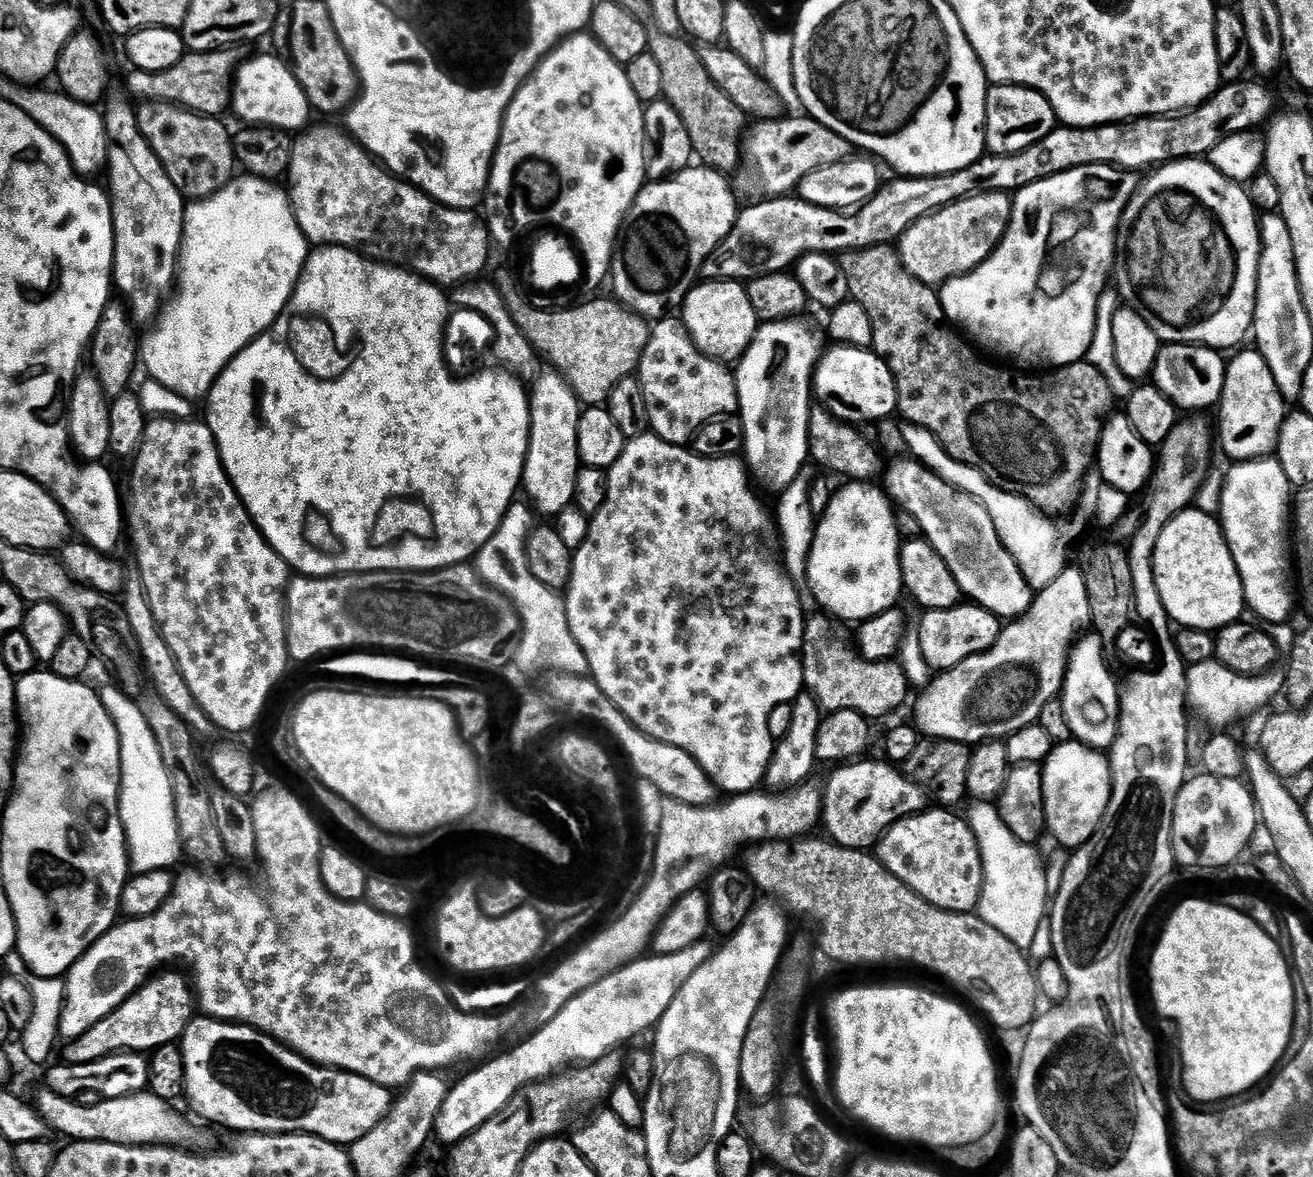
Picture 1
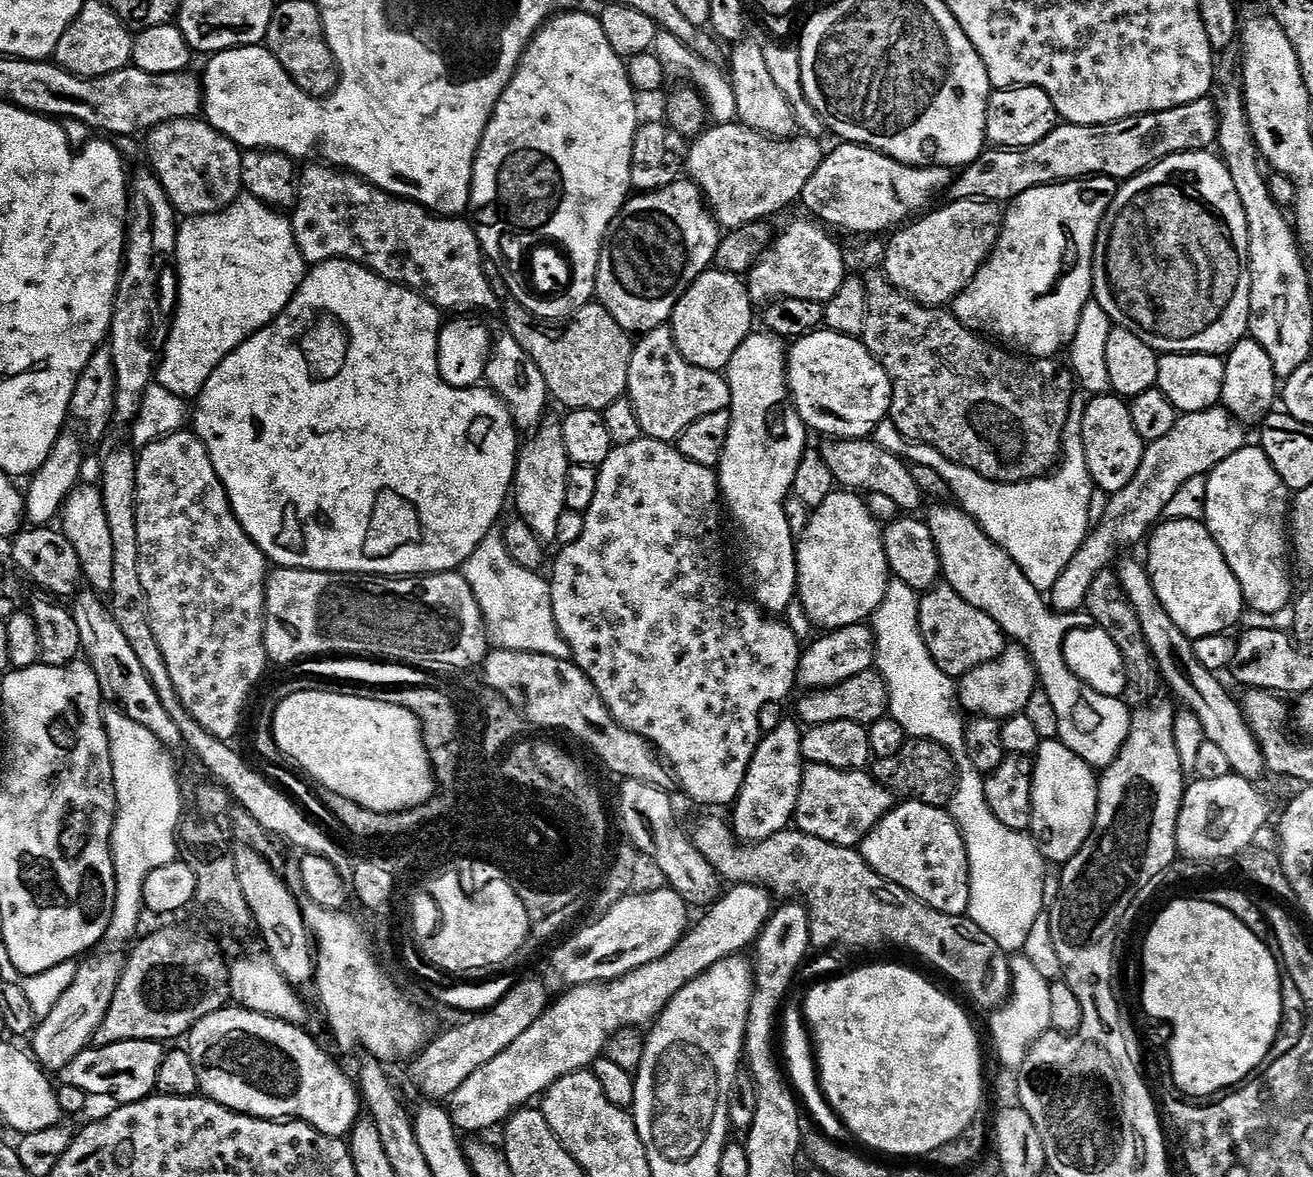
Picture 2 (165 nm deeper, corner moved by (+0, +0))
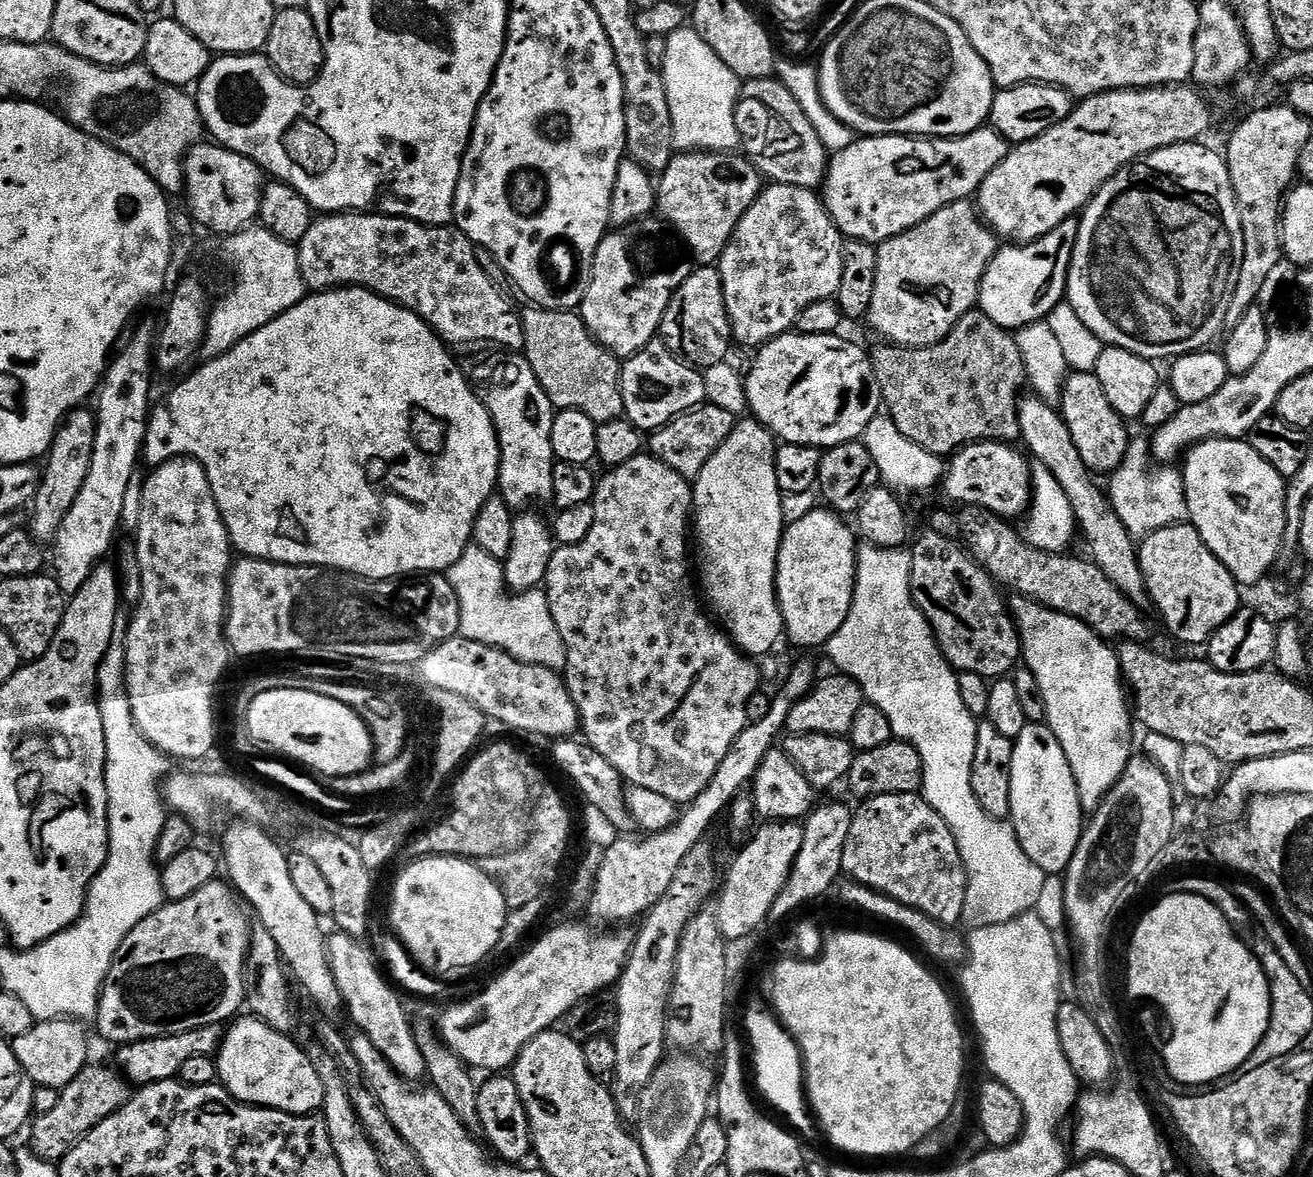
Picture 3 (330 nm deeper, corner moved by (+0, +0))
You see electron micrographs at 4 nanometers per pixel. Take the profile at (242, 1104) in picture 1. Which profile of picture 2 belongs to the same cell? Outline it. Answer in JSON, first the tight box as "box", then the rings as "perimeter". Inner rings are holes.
{"box":[186,1006,362,1137],"perimeter":[[[225,1006],[202,1018],[186,1037],[198,1070],[200,1092],[247,1116],[304,1120],[327,1136],[347,1137],[362,1112],[357,1085],[300,1027],[239,1006]]]}

